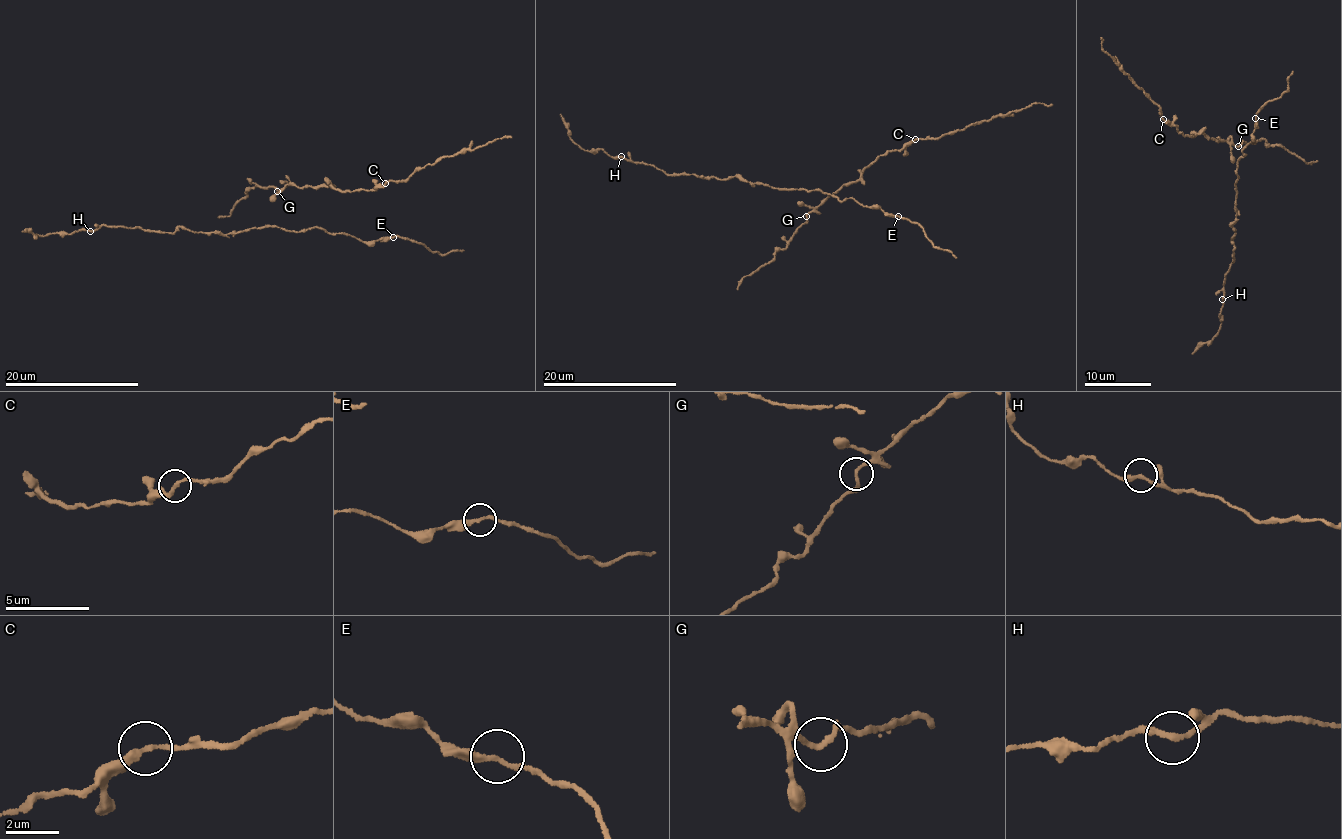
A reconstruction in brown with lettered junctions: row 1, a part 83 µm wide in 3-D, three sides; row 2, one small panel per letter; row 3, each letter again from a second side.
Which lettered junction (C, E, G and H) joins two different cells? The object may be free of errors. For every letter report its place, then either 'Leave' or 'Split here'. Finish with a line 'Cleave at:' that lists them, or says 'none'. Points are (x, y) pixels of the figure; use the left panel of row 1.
C: Place: (385, 183). Leave
E: Place: (393, 237). Leave
G: Place: (277, 191). Leave
H: Place: (90, 231). Leave
Cleave at: none

